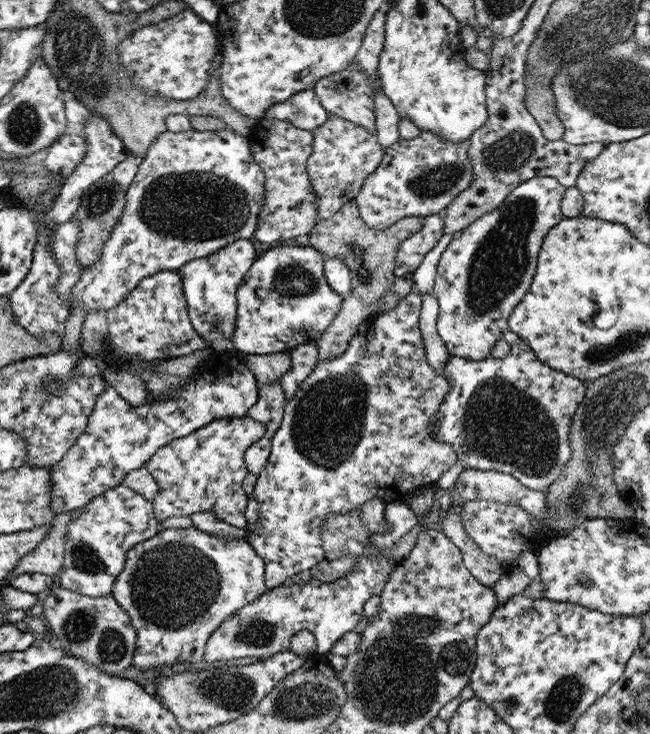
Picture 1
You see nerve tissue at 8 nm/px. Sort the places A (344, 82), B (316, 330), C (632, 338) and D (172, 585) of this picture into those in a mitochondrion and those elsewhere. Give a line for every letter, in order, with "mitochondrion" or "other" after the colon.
A: other
B: other
C: mitochondrion
D: mitochondrion

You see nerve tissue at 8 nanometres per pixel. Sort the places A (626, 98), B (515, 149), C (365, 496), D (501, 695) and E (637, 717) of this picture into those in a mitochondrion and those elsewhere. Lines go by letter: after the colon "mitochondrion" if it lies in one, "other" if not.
A: mitochondrion
B: mitochondrion
C: other
D: other
E: other

